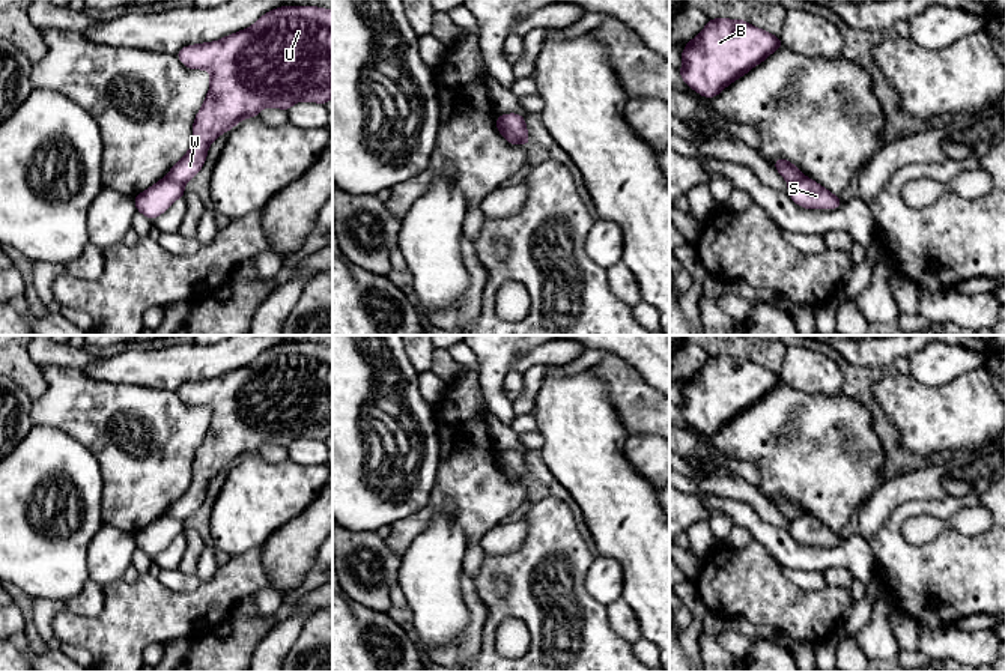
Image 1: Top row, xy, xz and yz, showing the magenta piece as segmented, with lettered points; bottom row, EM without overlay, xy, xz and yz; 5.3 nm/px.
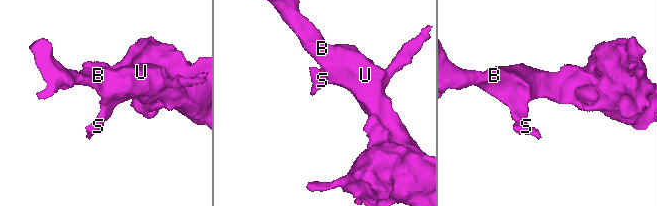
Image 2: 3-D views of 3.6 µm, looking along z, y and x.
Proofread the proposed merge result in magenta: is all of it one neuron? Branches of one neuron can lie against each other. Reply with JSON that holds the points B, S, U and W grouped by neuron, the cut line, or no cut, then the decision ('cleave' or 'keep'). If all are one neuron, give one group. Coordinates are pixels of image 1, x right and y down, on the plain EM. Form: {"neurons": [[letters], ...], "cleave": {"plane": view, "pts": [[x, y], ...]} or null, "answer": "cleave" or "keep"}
{"neurons": [["B", "U", "W"], ["S"]], "cleave": {"plane": "xz", "pts": [[500, 453], [501, 459], [522, 480]]}, "answer": "cleave"}

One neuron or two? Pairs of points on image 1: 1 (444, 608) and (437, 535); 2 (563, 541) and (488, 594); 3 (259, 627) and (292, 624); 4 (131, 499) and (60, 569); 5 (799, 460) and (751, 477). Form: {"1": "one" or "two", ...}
{"1": "one", "2": "one", "3": "two", "4": "two", "5": "two"}

